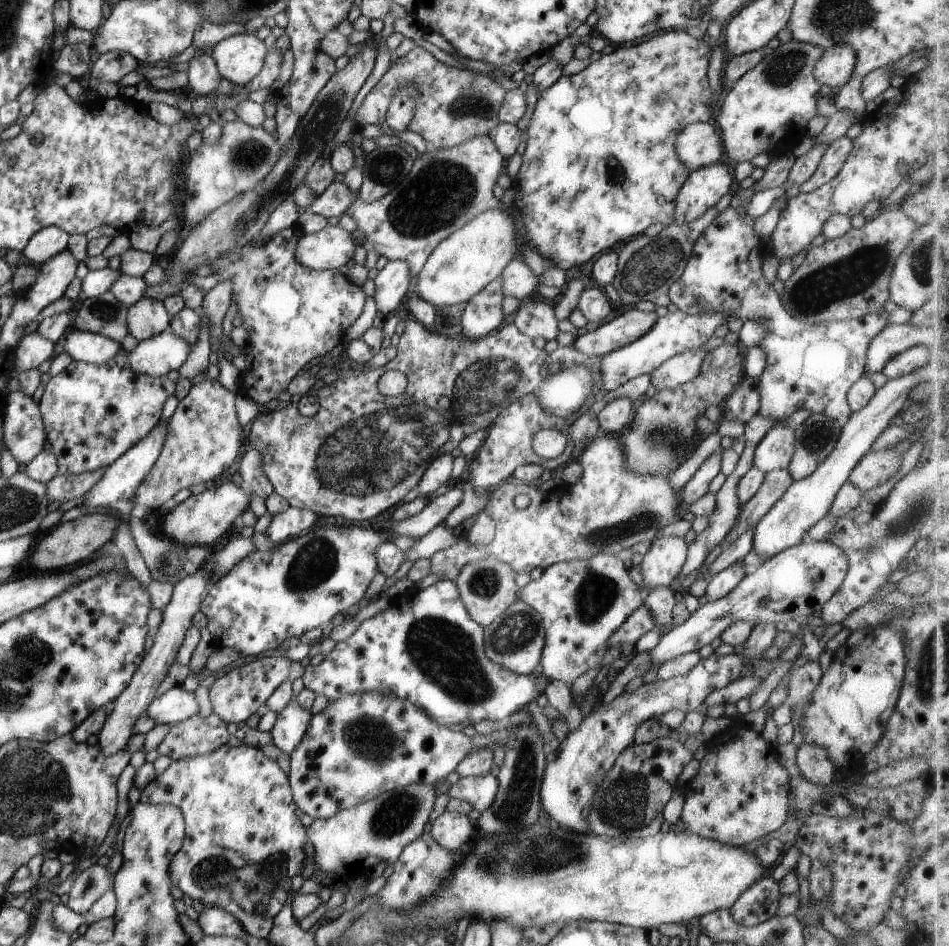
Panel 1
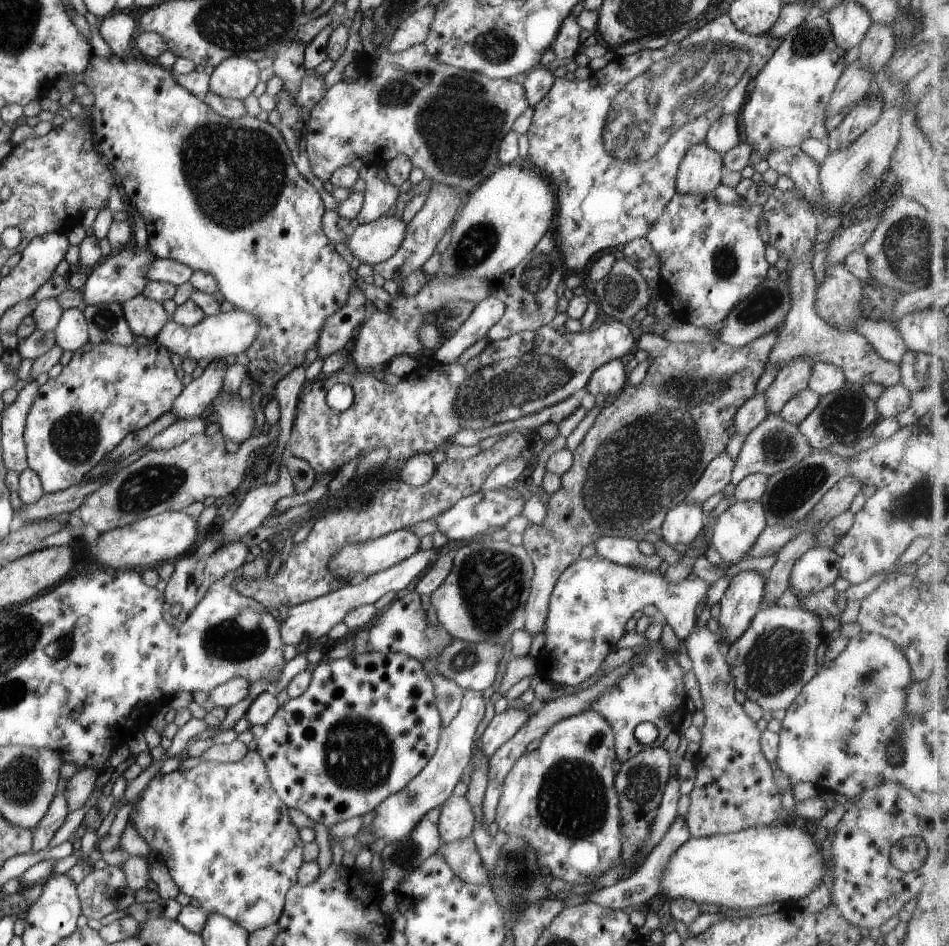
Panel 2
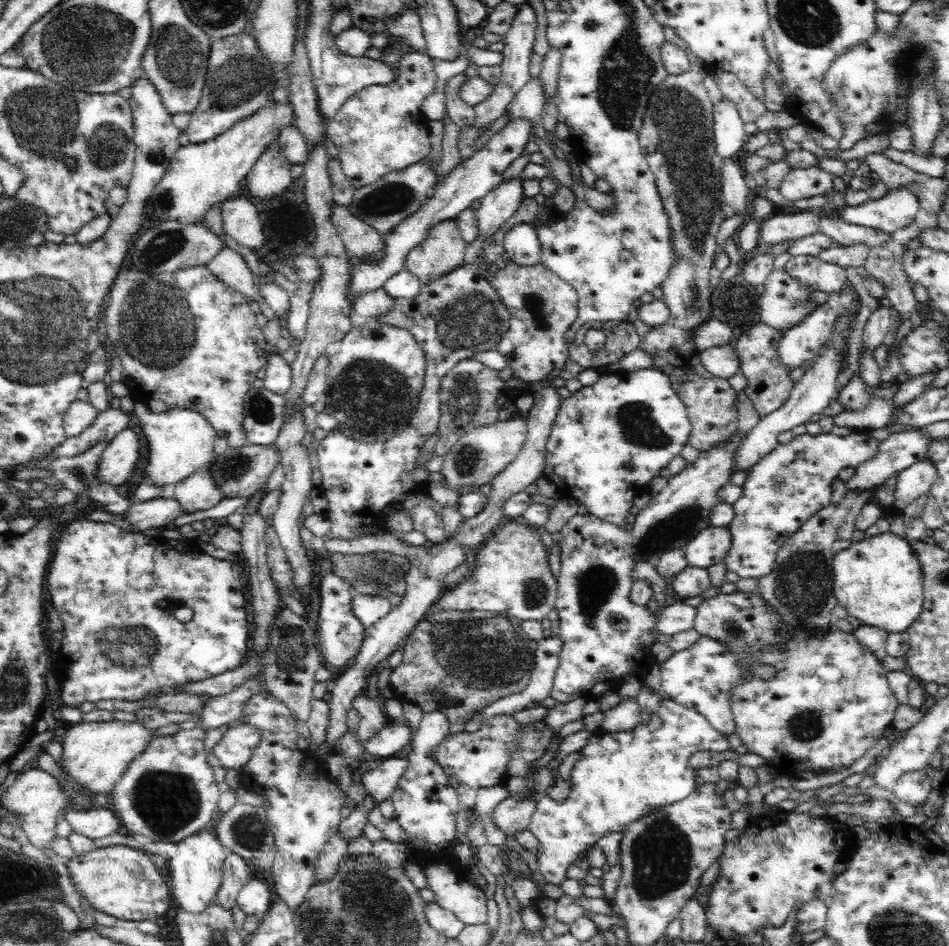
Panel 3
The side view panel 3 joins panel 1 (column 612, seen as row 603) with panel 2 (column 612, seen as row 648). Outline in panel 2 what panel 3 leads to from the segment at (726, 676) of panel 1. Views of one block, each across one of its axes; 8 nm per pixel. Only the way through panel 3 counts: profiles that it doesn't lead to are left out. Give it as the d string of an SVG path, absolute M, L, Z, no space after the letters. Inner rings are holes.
M587 709L578 712L576 715L569 715L564 719L559 719L553 726L549 727L549 730L543 736L540 736L539 746L531 752L523 753L505 775L494 818L498 830L505 832L507 835L524 838L527 844L535 851L538 866L549 868L549 878L559 878L559 880L565 882L567 887L595 881L607 869L614 867L622 860L620 852L622 847L622 832L620 831L619 799L613 786L613 781L619 767L620 762L617 760L614 751L614 734L612 728L600 714Z

